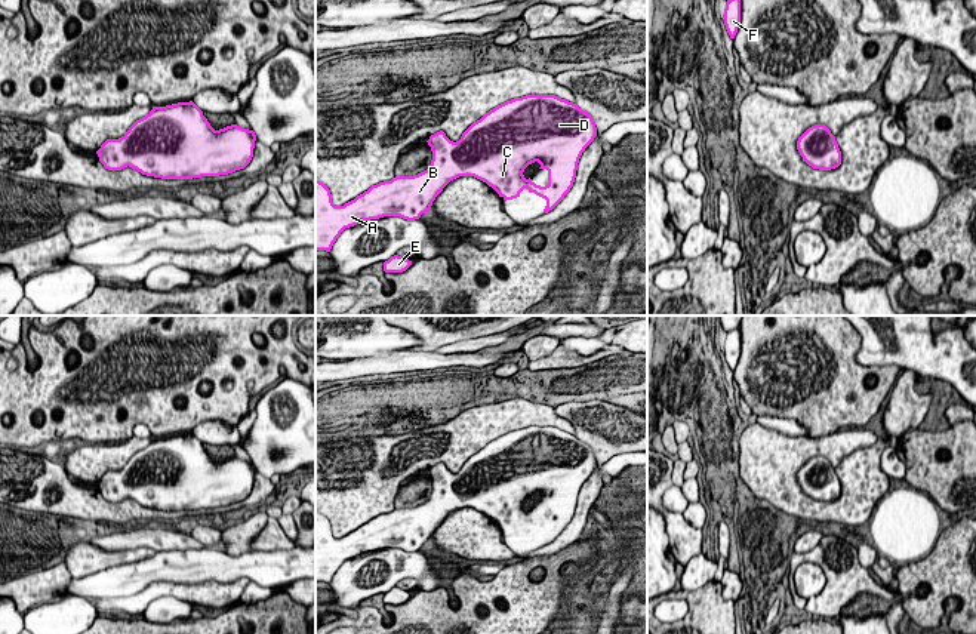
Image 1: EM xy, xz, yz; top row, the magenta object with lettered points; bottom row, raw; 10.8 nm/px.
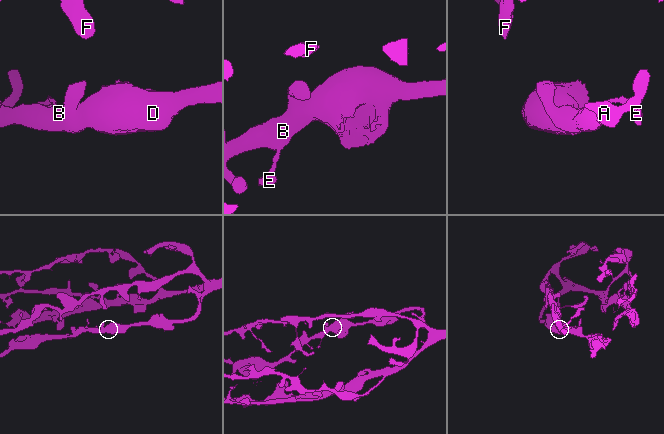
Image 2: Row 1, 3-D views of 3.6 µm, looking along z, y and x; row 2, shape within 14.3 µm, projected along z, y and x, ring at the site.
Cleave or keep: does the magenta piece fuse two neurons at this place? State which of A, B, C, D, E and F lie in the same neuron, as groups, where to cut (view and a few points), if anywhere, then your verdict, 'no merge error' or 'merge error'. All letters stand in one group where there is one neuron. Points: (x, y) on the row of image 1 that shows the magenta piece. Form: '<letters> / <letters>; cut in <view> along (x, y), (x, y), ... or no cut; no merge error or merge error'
A B C D E F; no cut; no merge error

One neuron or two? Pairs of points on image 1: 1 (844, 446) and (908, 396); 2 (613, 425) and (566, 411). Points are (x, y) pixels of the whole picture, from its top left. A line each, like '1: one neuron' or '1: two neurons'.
1: two neurons
2: one neuron

